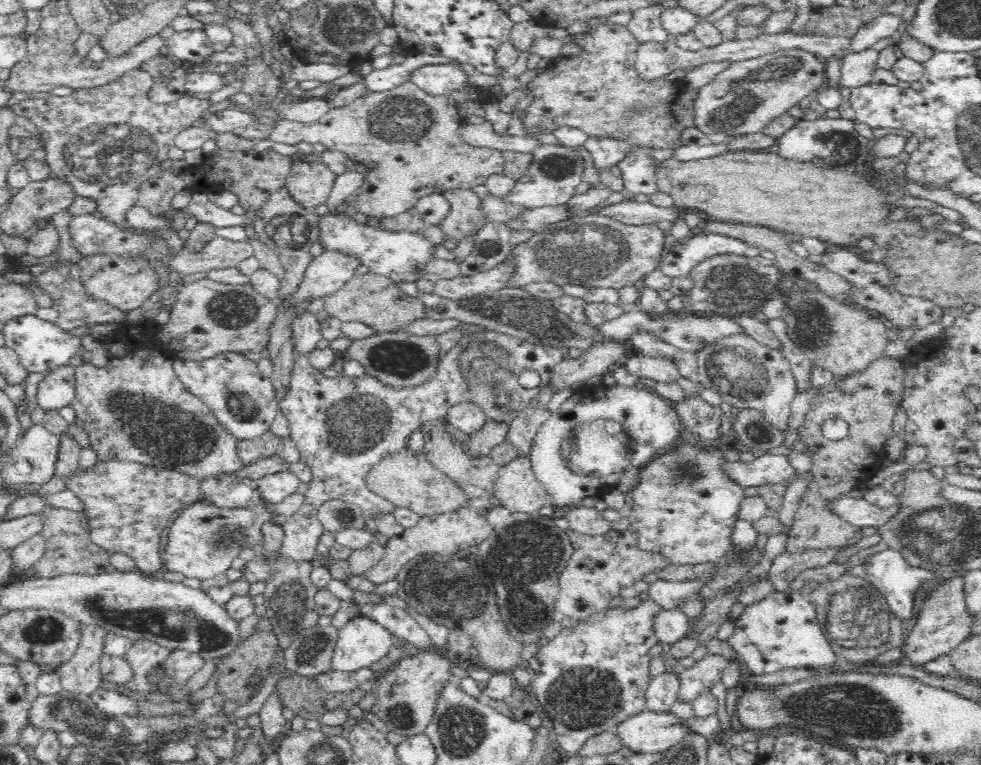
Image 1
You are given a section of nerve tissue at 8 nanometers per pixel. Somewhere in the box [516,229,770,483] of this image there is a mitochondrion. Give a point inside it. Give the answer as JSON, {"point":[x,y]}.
{"point":[591,435]}

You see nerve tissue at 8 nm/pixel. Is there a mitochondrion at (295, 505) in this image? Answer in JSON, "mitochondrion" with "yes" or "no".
{"mitochondrion":"no"}

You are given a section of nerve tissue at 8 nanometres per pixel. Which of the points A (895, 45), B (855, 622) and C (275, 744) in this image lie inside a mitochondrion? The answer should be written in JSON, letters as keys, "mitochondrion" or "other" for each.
{"A":"other","B":"mitochondrion","C":"other"}

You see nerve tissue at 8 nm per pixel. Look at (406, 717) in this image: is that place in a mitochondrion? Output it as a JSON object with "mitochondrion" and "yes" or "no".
{"mitochondrion":"yes"}

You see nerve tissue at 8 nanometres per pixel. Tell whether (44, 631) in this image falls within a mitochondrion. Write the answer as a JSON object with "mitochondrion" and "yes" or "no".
{"mitochondrion":"yes"}

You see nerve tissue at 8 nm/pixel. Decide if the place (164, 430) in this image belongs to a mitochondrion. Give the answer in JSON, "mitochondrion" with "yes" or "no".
{"mitochondrion":"yes"}

